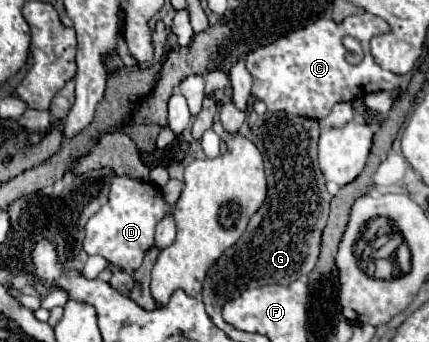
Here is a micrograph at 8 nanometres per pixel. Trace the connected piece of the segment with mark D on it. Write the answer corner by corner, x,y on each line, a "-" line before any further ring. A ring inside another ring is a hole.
113,177
109,201
103,205
85,227
87,255
103,255
113,267
123,271
139,269
147,249
155,243
155,225
169,211
157,187
129,177

